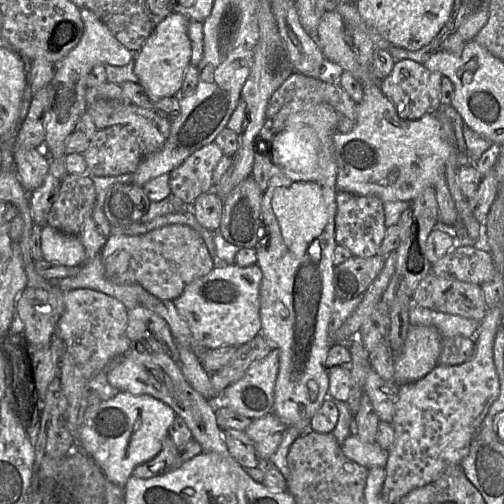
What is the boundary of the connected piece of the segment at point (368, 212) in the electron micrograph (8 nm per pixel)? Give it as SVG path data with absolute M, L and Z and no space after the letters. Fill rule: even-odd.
M338 191L336 194L335 241L355 257L368 258L378 255L387 227L384 203L375 196L360 196Z

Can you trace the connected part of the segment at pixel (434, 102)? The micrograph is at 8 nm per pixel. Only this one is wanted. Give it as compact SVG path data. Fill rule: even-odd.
M398 60L395 62L391 73L379 81L382 93L394 105L398 116L402 119L416 120L423 115L436 114L440 104L441 79L440 72L433 72L413 60Z

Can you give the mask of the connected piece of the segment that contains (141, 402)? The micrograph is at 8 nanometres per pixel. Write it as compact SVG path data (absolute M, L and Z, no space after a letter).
M120 391L110 400L101 401L97 407L86 409L78 442L82 451L94 460L107 480L124 489L134 469L161 451L175 418L176 412L153 396Z

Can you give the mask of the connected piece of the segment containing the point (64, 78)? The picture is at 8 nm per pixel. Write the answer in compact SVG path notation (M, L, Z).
M89 9L80 11L84 24L83 35L69 53L55 64L51 80L50 102L45 115L44 150L47 157L62 158L65 154L65 141L86 111L87 75L95 65L125 66L135 60L133 51L123 46L109 28Z

